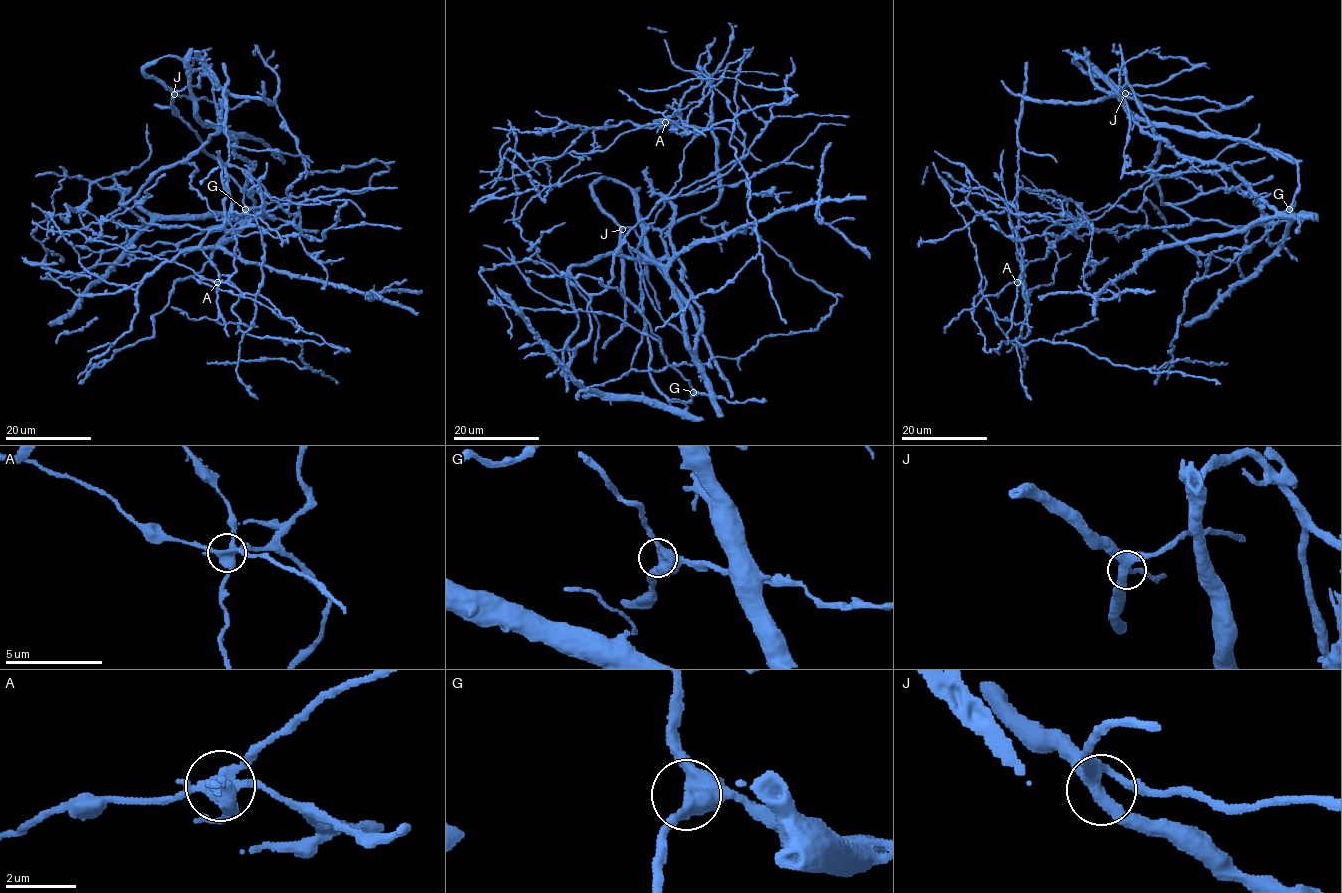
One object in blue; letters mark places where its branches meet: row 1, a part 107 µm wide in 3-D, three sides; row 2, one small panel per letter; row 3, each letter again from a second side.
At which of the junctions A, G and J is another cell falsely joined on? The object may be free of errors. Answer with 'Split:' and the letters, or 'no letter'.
Split: A

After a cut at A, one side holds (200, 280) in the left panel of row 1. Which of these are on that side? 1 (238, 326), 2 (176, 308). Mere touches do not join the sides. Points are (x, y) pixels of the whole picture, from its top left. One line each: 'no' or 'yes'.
1: yes
2: yes

